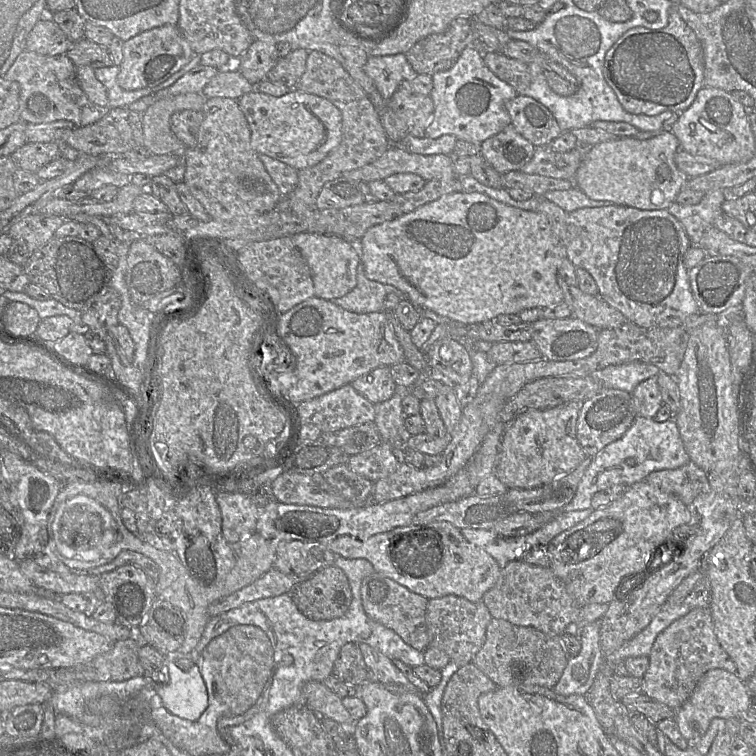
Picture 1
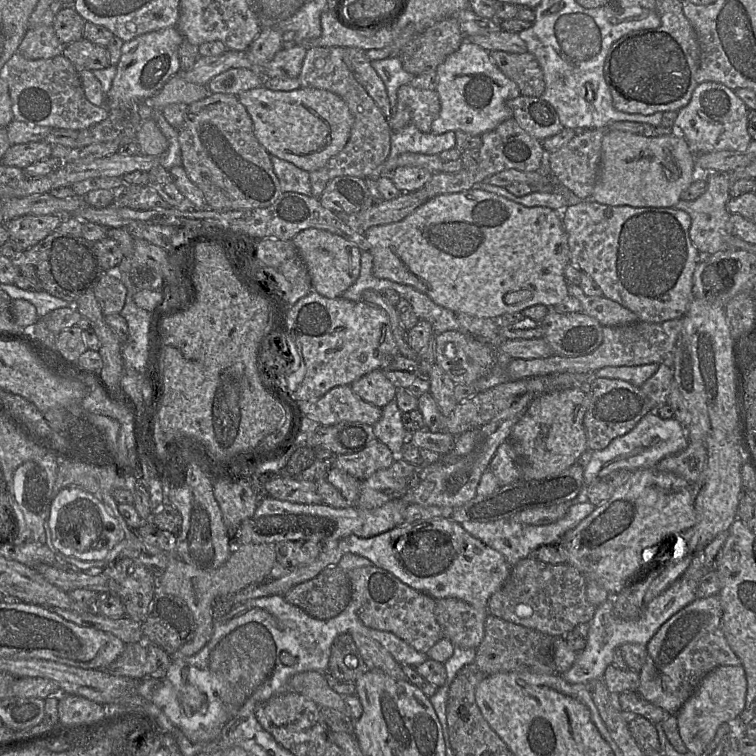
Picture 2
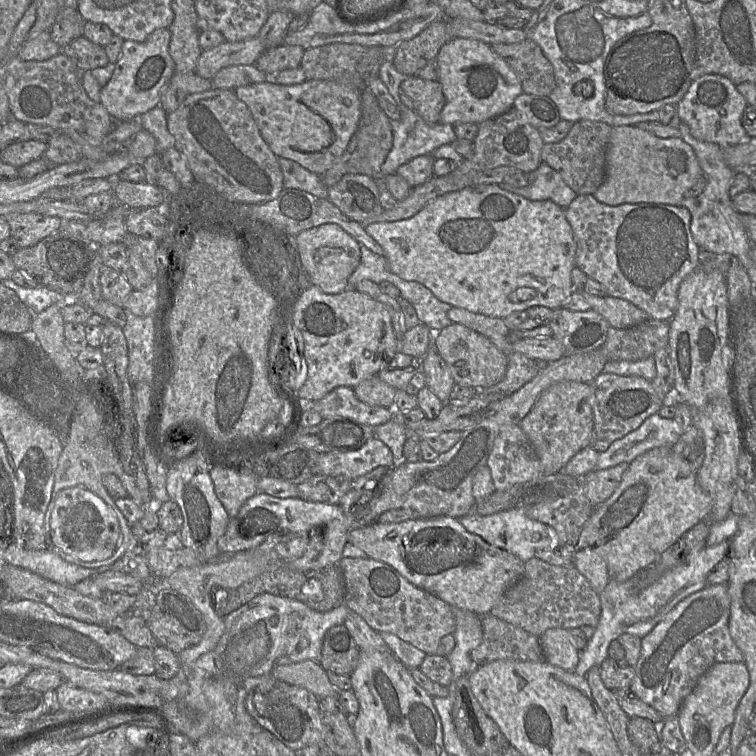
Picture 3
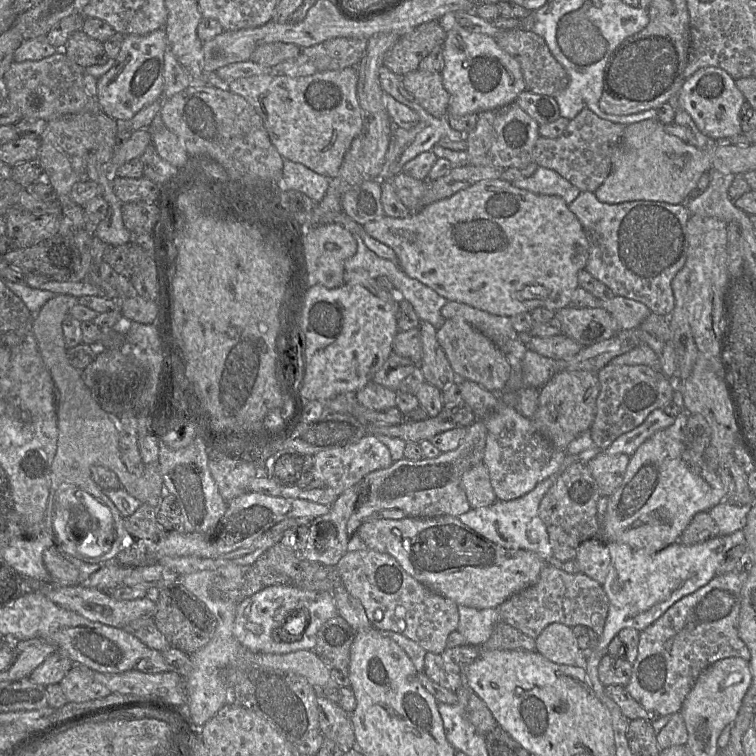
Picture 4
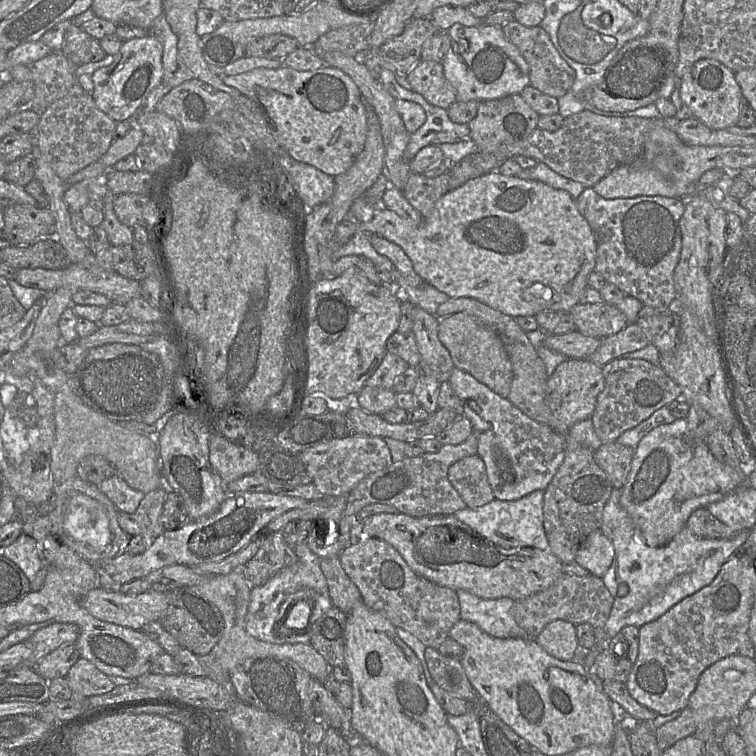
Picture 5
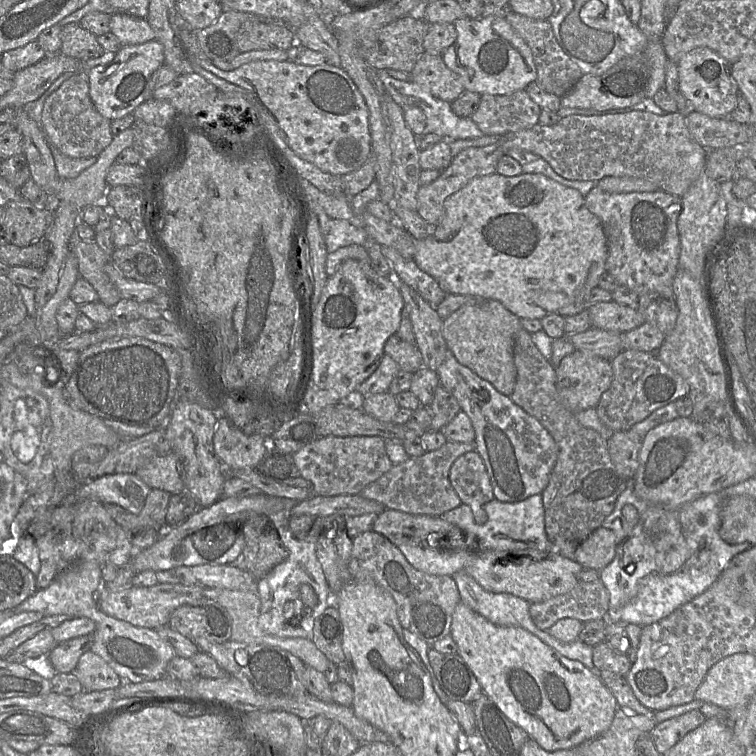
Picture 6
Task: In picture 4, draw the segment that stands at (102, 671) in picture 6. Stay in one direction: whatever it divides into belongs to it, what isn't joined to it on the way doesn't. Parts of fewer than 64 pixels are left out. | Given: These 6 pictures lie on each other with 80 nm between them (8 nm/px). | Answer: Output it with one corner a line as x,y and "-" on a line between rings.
74,665
59,683
69,703
86,702
108,696
110,690
97,682
93,673
96,671
83,665

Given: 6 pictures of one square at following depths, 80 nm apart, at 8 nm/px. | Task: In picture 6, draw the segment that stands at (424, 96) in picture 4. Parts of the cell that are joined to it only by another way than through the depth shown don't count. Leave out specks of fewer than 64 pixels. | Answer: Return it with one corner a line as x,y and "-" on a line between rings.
423,52
410,73
410,79
435,98
449,103
465,91
461,78
446,66
439,54

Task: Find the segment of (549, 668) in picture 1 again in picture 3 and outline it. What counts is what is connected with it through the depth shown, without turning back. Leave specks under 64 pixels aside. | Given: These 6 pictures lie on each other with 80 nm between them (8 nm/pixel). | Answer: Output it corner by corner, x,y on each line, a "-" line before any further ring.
491,613
482,617
483,639
470,657
476,666
496,660
540,662
545,660
540,638

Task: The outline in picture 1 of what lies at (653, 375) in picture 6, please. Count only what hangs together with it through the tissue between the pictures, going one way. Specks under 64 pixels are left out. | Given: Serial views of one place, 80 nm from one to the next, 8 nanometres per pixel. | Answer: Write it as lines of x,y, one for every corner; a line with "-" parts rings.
604,386
596,395
582,403
577,421
577,440
587,457
593,457
608,444
621,438
636,417
631,393

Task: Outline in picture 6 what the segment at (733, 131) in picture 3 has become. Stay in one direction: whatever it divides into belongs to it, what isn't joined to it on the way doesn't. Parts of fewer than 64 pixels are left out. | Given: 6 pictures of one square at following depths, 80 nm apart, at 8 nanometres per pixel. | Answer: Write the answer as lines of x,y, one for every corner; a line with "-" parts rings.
707,47
694,48
677,63
679,90
693,110
713,118
728,118
736,108
739,89
727,60

